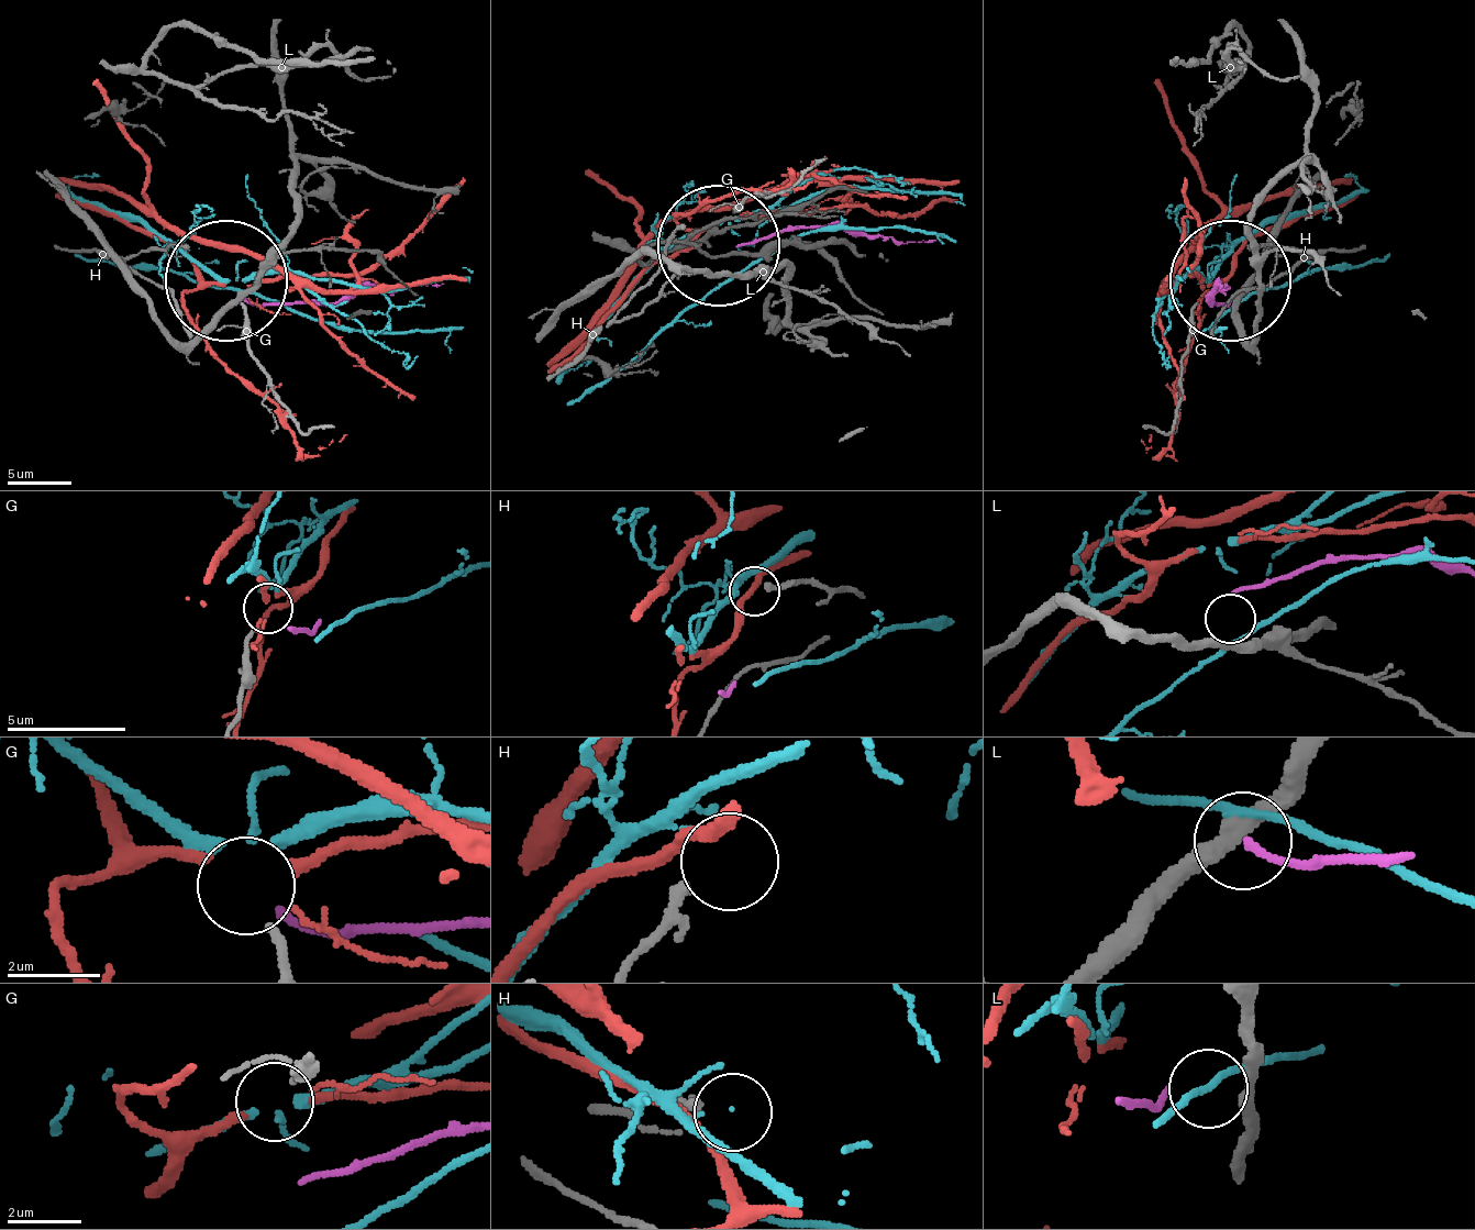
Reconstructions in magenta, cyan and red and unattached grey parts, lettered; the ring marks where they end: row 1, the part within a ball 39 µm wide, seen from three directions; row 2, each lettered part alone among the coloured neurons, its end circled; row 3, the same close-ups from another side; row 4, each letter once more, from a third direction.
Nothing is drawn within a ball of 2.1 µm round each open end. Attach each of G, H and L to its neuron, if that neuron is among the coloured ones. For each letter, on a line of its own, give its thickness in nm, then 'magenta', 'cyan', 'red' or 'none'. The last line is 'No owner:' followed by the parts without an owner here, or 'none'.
G: 180 nm | cyan
H: 190 nm | none
L: 360 nm | magenta
No owner: H

